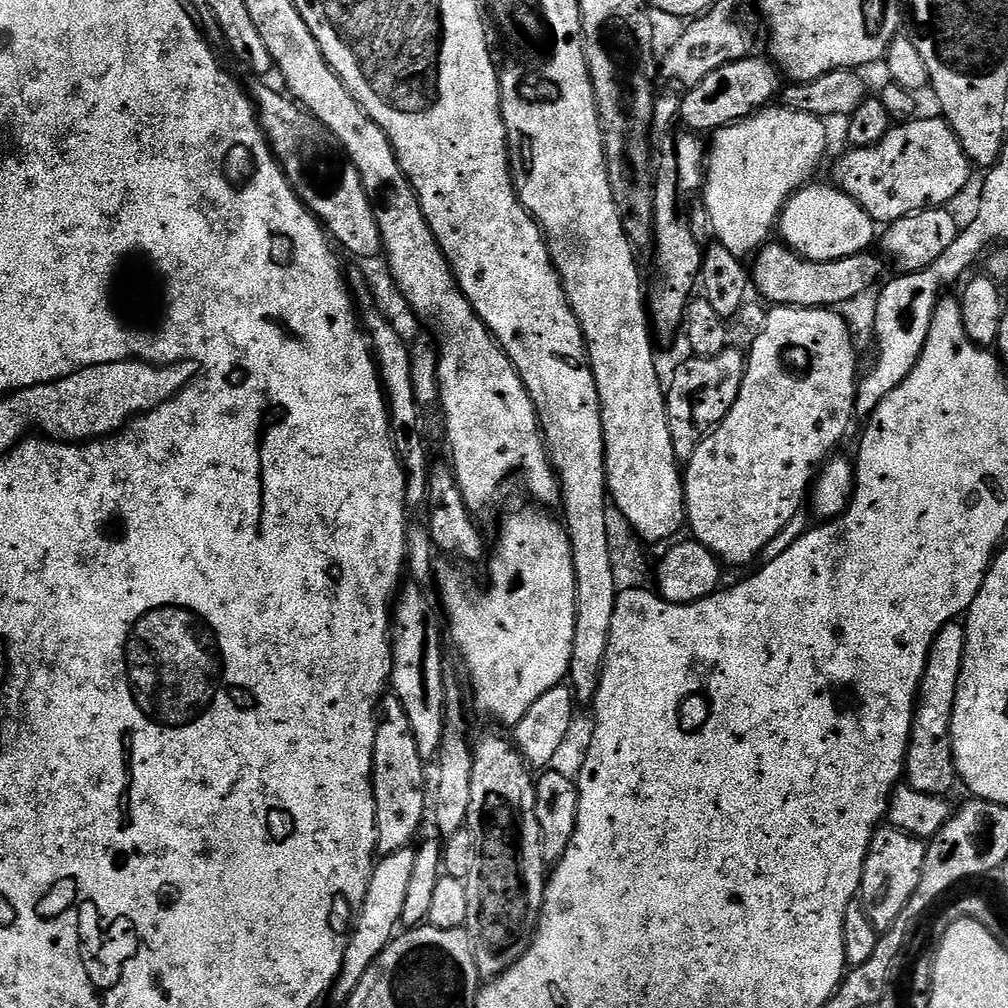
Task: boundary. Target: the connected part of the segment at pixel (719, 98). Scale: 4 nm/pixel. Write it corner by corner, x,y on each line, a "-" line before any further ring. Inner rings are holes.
749,58
730,62
714,74
706,74
702,82
687,89
680,100
679,123
685,129
697,134
715,134
727,124
737,124
739,120
745,120
761,108
767,108
779,97
782,87
782,73
771,59
756,60

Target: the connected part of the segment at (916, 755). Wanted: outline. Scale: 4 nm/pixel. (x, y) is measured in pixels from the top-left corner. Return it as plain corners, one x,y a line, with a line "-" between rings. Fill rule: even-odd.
953,622
942,626
930,646
920,693
916,695
916,715
912,717
912,733
908,743
908,762
904,765
904,776
911,788
927,796
947,797
948,791
958,784
952,753
952,715
965,650
966,634
963,623

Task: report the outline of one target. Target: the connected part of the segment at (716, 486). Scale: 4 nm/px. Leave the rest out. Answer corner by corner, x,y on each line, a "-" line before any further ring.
776,306
771,311
752,349
747,349
742,390
730,414
694,450
682,472
687,527
725,565
750,563
799,514
820,469
839,449
856,416
858,375
852,328
830,308

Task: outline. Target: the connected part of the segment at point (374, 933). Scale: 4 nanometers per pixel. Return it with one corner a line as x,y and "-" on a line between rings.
406,847
383,857
373,867
364,905
358,909
358,919
351,929
340,977
330,993
331,999
340,1002
350,999
358,982
362,982
362,974
366,974
366,970
370,970
370,966
379,961
380,955
397,935
402,924
402,906
406,903
406,890
410,883
410,874
414,870
415,857
415,851
411,847

